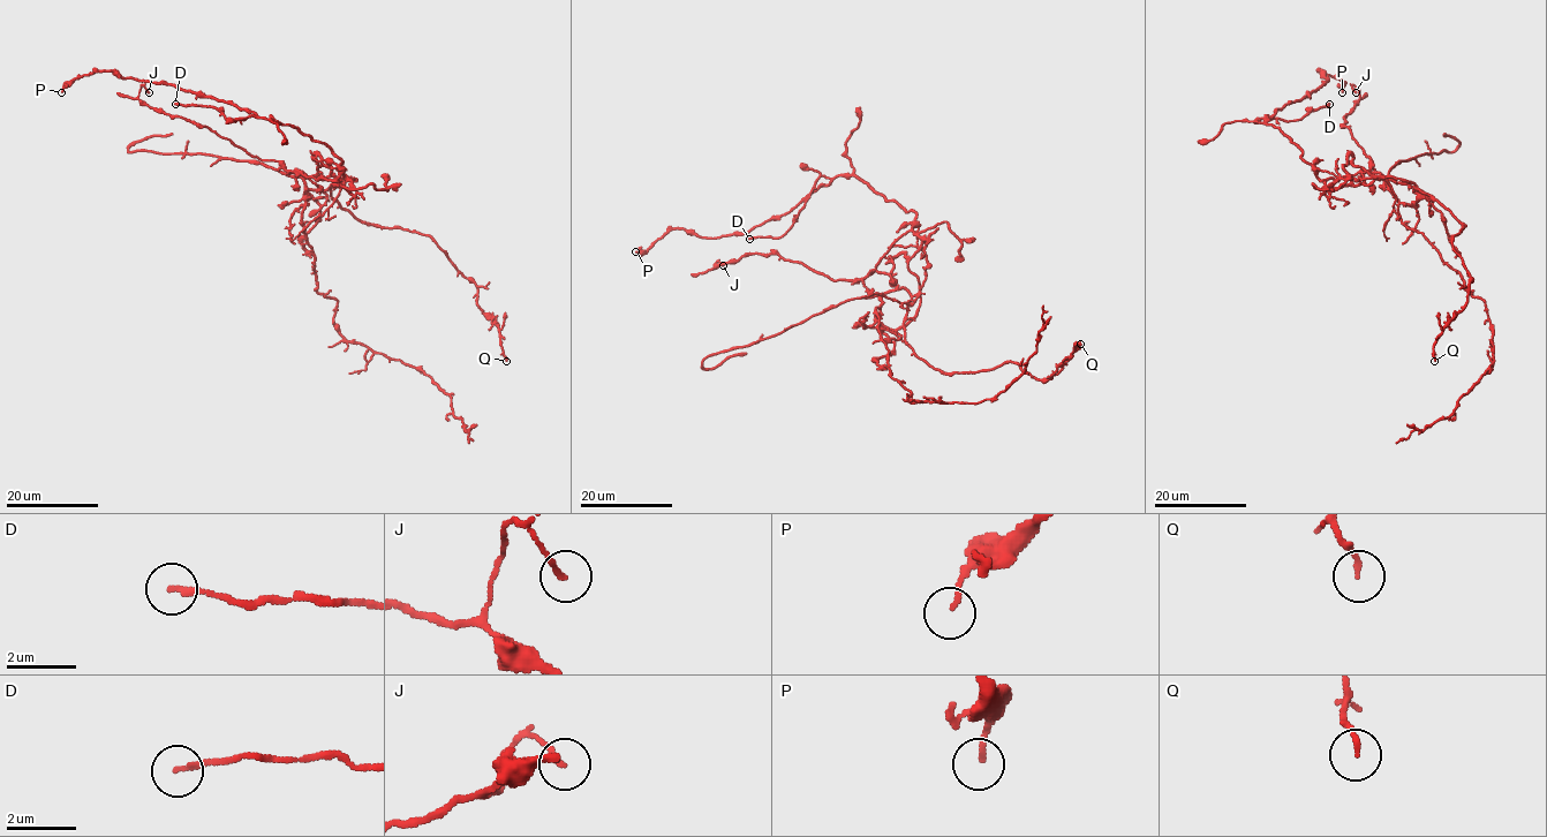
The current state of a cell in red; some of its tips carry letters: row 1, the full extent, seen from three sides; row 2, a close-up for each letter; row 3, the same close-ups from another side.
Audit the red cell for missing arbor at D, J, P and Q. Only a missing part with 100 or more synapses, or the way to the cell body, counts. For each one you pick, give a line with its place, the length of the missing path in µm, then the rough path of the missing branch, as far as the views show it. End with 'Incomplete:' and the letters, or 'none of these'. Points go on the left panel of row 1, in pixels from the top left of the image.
Incomplete: none of these

